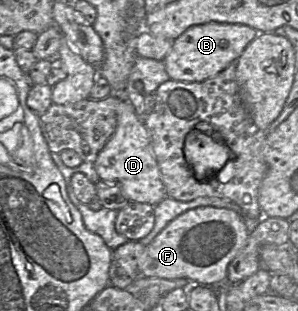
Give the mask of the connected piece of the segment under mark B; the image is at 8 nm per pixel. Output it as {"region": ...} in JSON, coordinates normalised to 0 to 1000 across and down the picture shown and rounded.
{"region":[[[695,71],[631,87],[581,129],[577,151],[547,190],[570,254],[671,264],[721,244],[775,199],[792,196],[822,151],[866,113],[836,80]]]}

